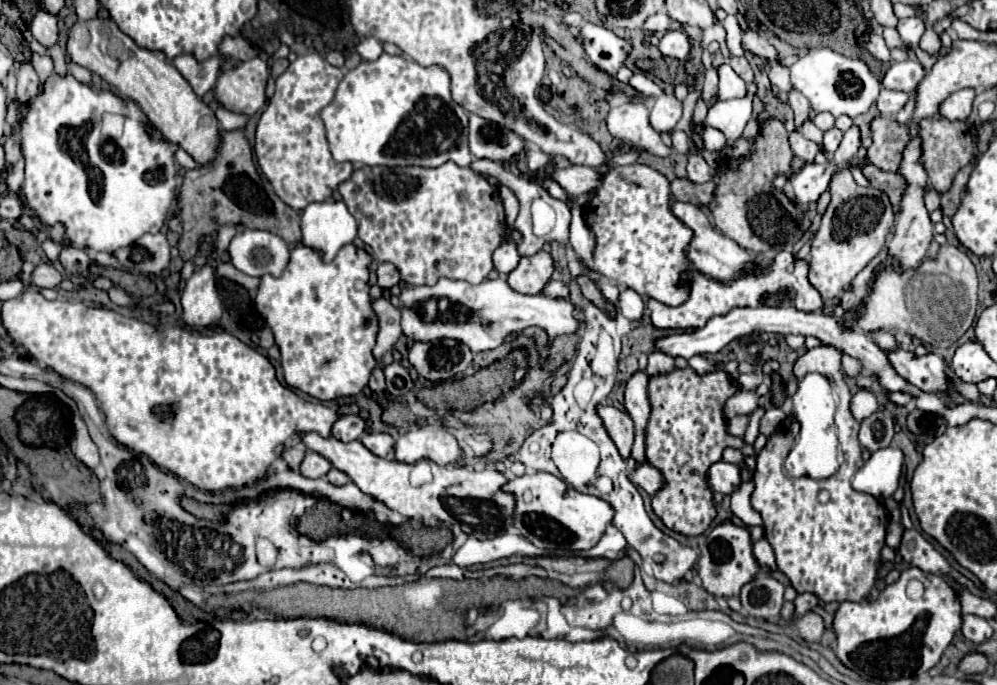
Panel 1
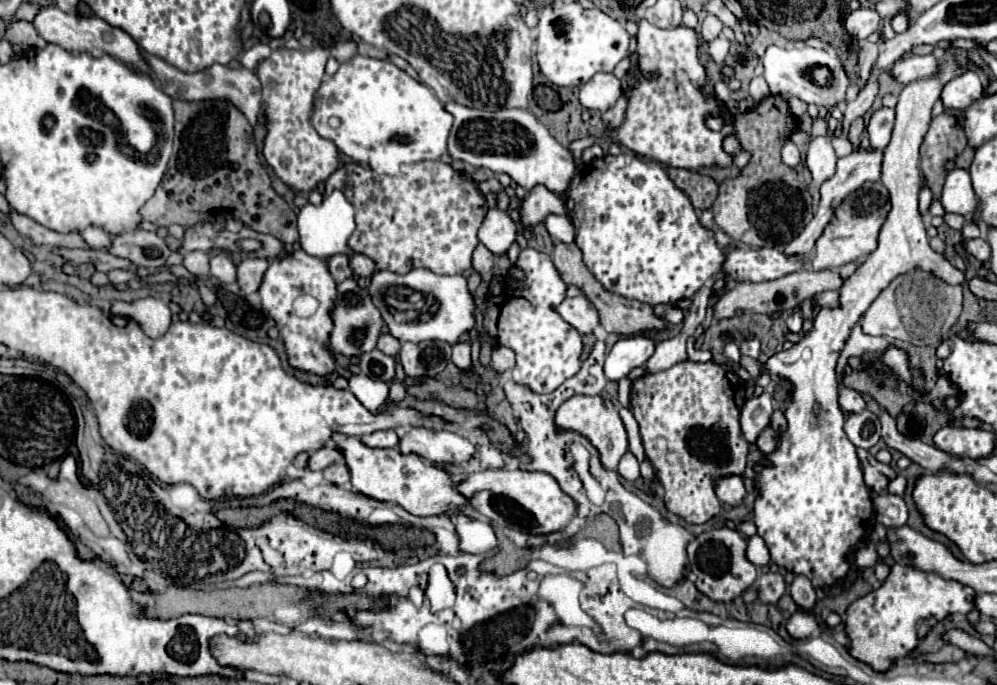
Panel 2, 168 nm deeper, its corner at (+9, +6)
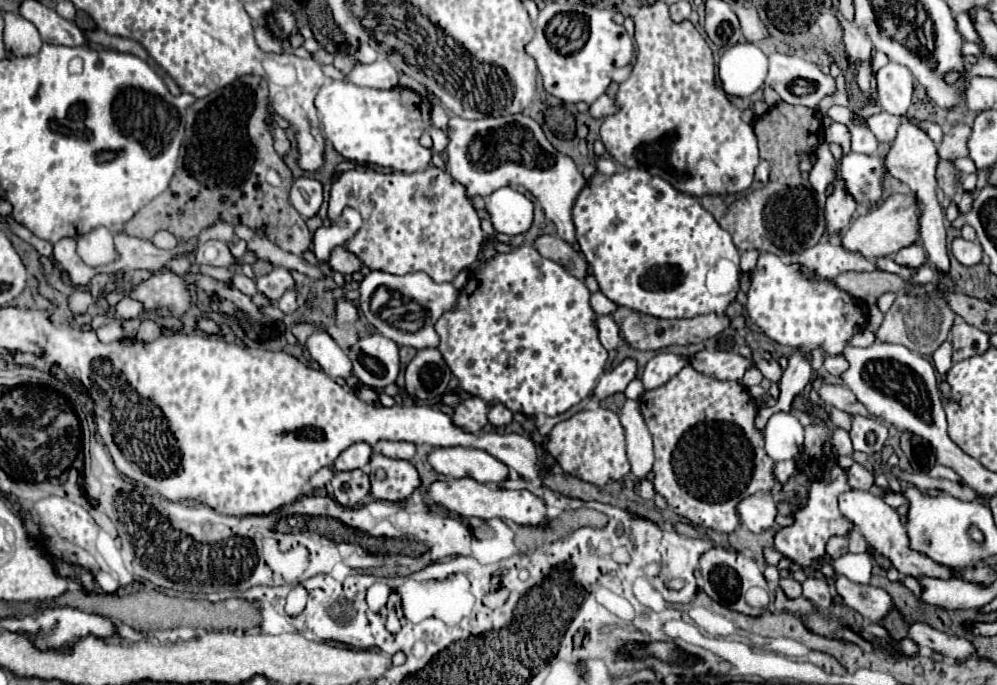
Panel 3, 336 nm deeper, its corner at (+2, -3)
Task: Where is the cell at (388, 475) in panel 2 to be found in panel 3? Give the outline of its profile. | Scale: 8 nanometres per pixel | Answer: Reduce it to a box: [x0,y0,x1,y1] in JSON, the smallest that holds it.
[371,455,419,501]

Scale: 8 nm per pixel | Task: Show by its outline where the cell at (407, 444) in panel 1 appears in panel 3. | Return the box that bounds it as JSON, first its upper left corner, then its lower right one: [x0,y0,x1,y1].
[429,449,509,483]

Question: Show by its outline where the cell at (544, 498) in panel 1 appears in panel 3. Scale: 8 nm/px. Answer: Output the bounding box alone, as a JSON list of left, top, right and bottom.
[427,477,551,525]

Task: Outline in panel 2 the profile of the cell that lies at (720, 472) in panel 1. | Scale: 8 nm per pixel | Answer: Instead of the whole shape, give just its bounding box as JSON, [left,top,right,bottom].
[714,476,746,506]

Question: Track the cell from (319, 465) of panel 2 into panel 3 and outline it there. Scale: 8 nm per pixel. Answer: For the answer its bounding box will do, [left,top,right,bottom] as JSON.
[333,443,371,471]

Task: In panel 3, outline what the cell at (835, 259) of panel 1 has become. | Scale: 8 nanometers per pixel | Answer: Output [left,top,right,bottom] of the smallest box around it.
[841,193,919,259]

